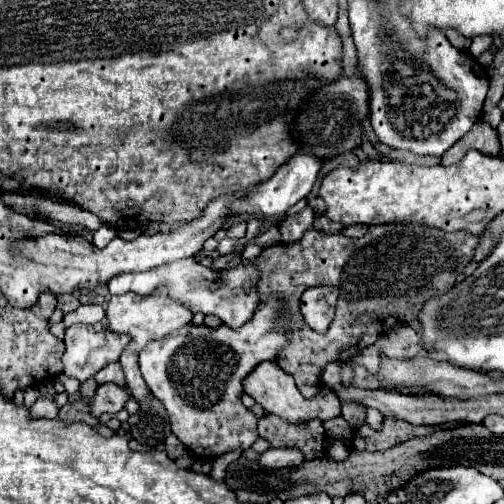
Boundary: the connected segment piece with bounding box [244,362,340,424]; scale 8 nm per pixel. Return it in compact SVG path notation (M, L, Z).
M264 362L264 364L258 364L258 368L254 368L246 380L244 380L244 392L250 394L266 412L270 414L276 414L278 418L286 420L286 422L308 422L312 418L318 418L318 420L330 420L330 418L336 418L340 416L340 400L338 396L332 392L332 390L326 390L326 392L318 392L314 398L306 400L298 386L294 384L294 378L290 374L286 374L276 362Z

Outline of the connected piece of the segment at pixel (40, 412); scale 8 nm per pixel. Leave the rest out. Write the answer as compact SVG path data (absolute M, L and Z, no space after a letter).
M50 388L50 396L42 394L42 396L28 408L30 418L48 418L48 420L56 418L56 416L58 416L58 408L56 408L56 404L52 402L52 396L54 396L54 390L52 390L52 388Z

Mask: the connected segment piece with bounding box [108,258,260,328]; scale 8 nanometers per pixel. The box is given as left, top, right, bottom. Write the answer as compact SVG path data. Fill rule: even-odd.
M182 258L182 260L170 262L162 268L148 270L148 272L114 276L108 282L108 290L110 290L110 294L134 292L140 296L148 296L156 288L164 286L168 290L170 300L182 302L188 310L202 312L204 316L218 316L222 320L222 324L226 324L228 328L240 328L254 316L254 312L260 304L260 296L258 296L258 288L256 288L258 280L260 280L258 266L250 264L250 262L240 262L234 268L214 270L214 268L200 264L194 258Z

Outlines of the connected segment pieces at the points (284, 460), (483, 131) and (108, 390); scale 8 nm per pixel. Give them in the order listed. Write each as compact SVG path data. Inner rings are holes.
M270 448L260 456L258 462L266 468L280 470L280 468L294 468L302 464L304 456L298 448Z
M476 122L474 128L462 138L458 140L458 144L454 144L454 148L450 148L444 156L442 156L442 166L452 166L456 162L460 162L464 158L464 154L468 150L478 150L482 154L488 156L498 156L500 152L500 142L496 136L496 130L490 128L484 122Z
M102 384L98 388L98 392L94 394L94 400L90 402L90 414L92 416L100 416L104 412L116 414L124 408L126 400L130 398L130 390L128 388L118 388L114 384Z

